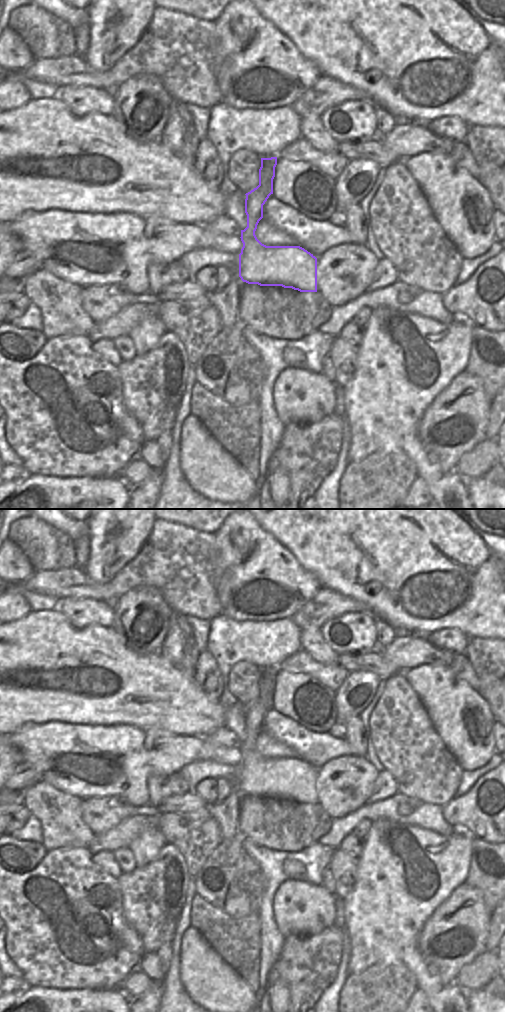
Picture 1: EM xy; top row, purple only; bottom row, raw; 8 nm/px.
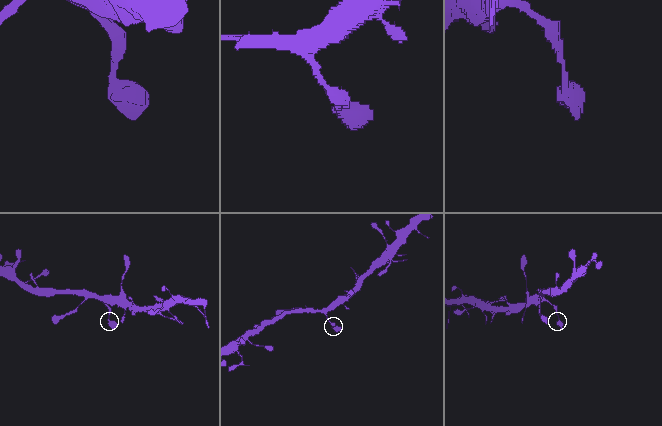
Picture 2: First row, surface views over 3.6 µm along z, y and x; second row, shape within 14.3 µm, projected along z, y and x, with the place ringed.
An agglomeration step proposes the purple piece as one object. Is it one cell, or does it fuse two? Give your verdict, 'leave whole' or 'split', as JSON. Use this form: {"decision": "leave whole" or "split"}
{"decision": "leave whole"}

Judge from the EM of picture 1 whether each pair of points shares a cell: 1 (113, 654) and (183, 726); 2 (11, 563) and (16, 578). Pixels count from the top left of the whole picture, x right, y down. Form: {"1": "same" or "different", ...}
{"1": "same", "2": "same"}

